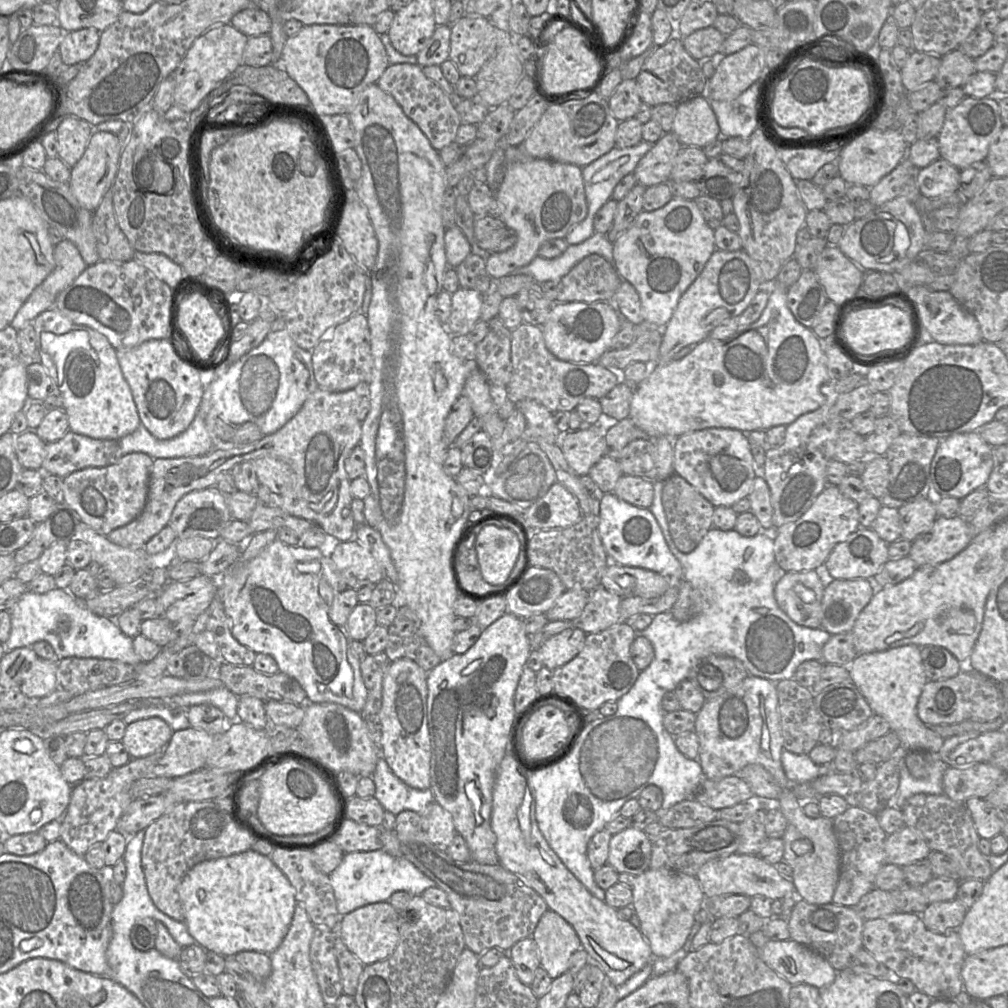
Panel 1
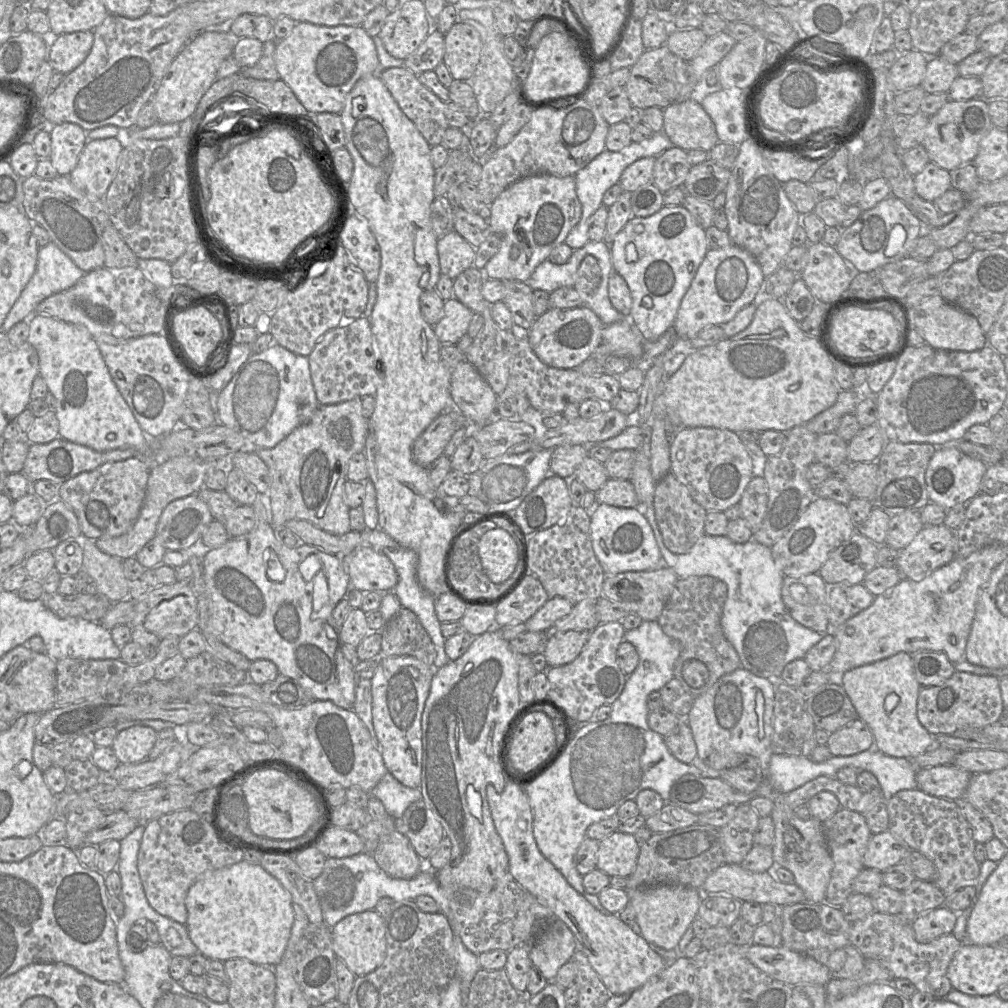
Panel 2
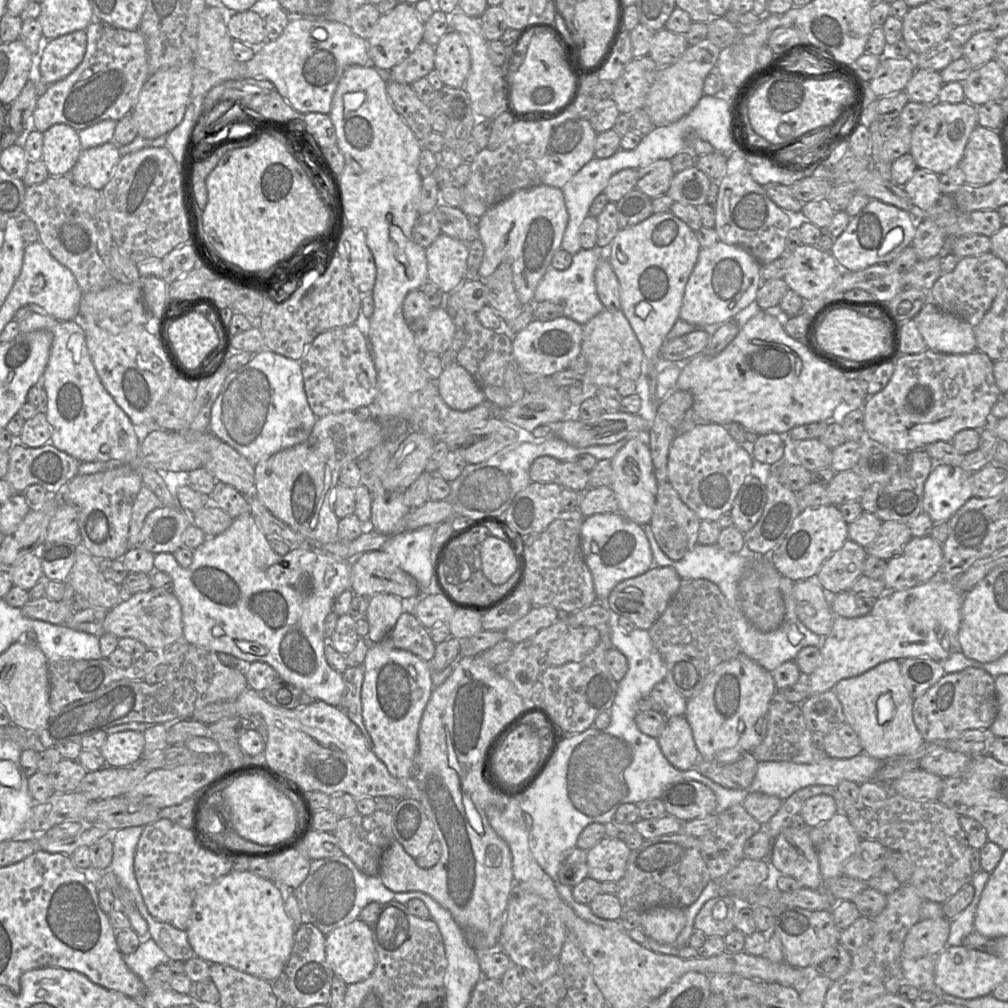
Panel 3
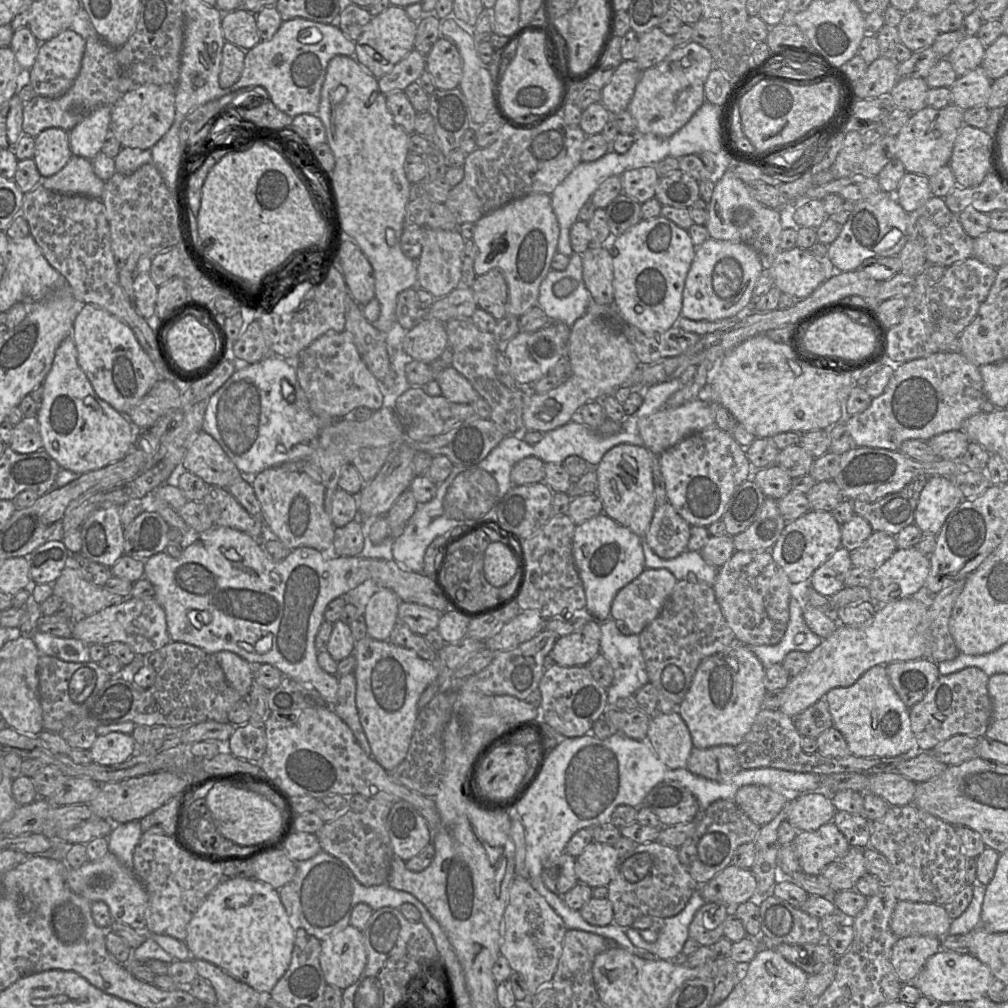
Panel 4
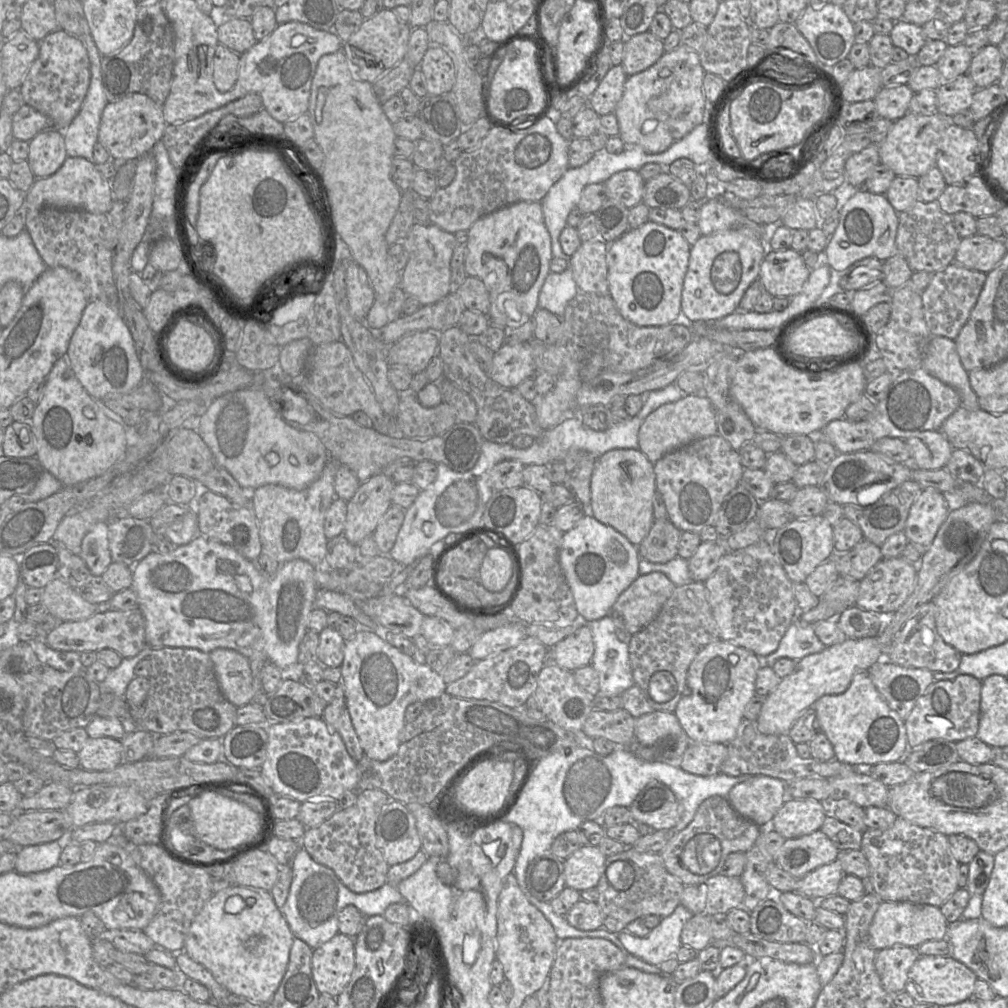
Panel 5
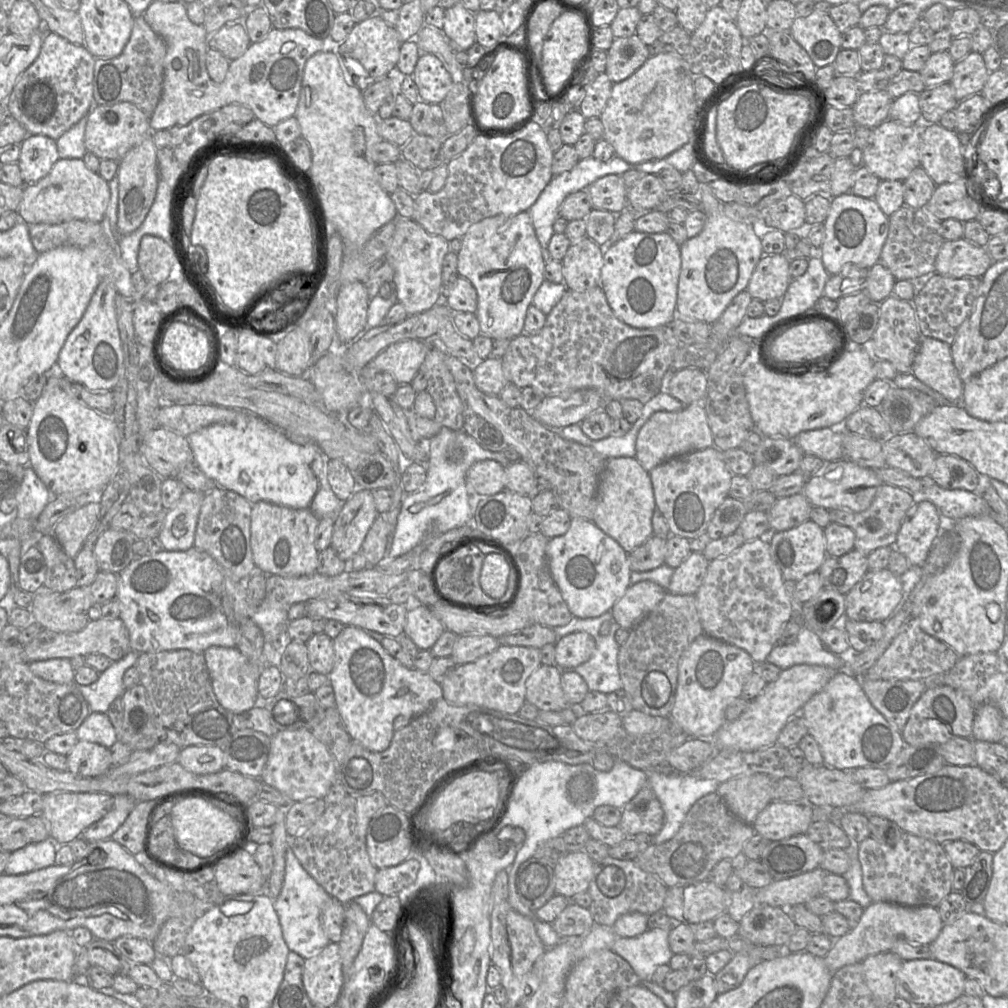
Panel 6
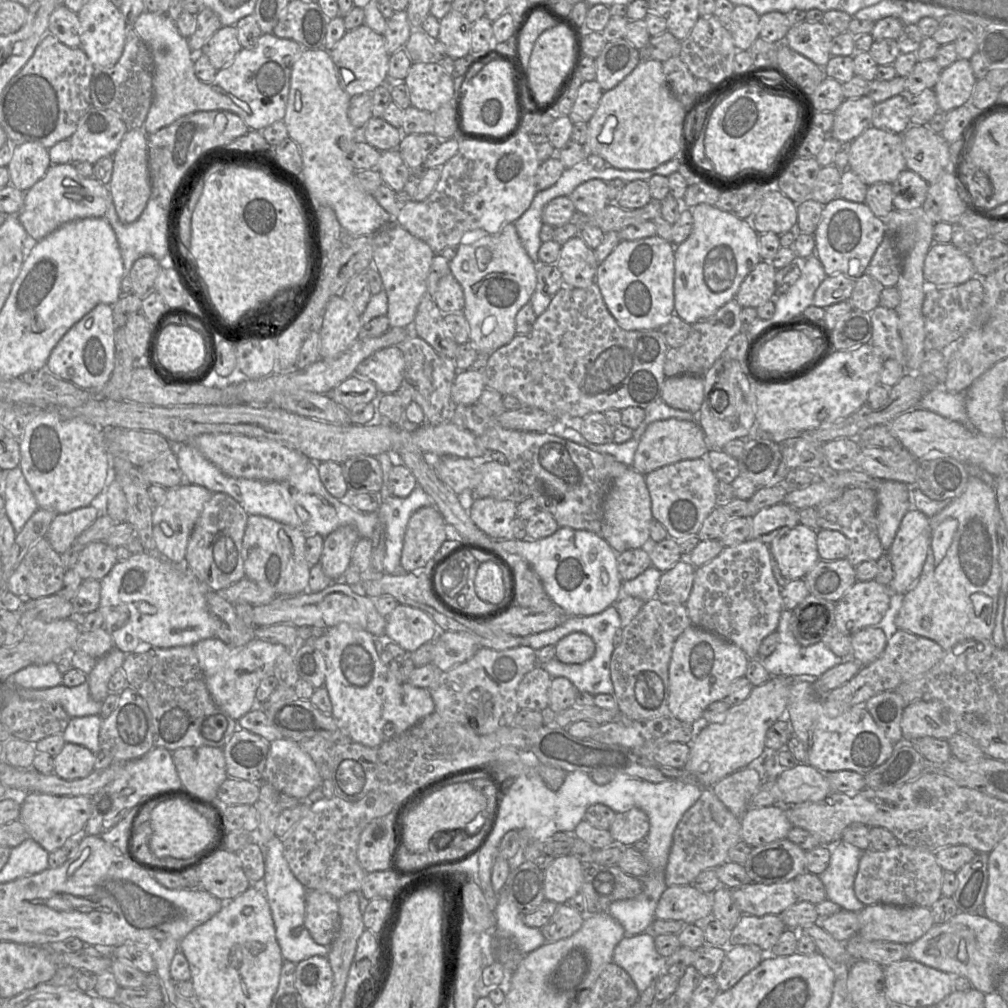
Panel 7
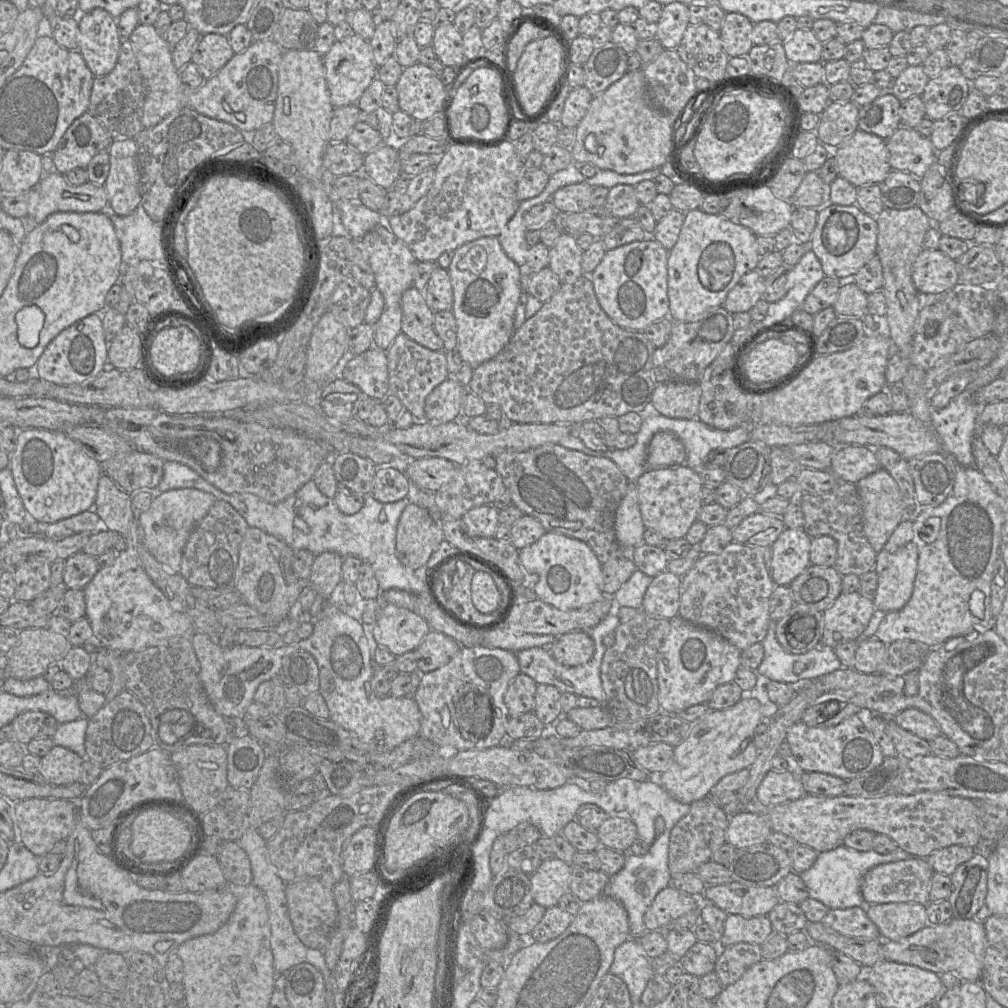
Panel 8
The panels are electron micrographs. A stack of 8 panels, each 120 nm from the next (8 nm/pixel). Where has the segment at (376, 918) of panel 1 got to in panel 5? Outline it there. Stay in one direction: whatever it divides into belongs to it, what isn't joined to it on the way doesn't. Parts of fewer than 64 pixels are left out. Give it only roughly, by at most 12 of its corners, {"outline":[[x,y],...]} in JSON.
{"outline":[[342,933],[313,950],[319,993],[339,996],[355,968]]}

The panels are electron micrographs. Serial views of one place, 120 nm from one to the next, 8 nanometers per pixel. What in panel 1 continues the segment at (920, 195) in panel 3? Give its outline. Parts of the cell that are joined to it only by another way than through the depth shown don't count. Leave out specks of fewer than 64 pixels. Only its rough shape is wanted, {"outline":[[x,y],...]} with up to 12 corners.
{"outline":[[941,158],[916,172],[927,198],[958,193],[960,170]]}

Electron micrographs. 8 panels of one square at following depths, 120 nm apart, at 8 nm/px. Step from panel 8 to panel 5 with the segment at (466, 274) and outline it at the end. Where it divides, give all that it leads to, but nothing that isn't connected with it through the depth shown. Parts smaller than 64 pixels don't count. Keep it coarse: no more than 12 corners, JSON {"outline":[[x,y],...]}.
{"outline":[[540,202],[468,229],[465,271],[490,298],[490,326],[538,309],[551,237]]}

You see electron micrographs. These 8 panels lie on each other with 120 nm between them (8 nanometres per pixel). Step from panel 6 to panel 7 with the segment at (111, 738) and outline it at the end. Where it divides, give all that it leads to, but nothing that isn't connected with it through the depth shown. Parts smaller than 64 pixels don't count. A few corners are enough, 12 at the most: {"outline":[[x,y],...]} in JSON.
{"outline":[[100,715],[71,718],[66,743],[101,751]]}

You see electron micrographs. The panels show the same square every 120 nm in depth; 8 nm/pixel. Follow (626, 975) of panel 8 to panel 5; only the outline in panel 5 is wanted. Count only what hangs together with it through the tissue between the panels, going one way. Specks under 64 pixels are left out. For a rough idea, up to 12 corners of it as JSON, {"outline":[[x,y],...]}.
{"outline":[[680,904],[647,937],[621,931],[629,953],[649,964],[677,958],[693,914]]}

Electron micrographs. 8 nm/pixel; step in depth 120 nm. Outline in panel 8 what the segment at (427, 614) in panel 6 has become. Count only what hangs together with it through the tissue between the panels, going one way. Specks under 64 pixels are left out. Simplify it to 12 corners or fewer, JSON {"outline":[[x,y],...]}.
{"outline":[[384,603],[368,629],[372,644],[396,657],[431,630],[421,616]]}

